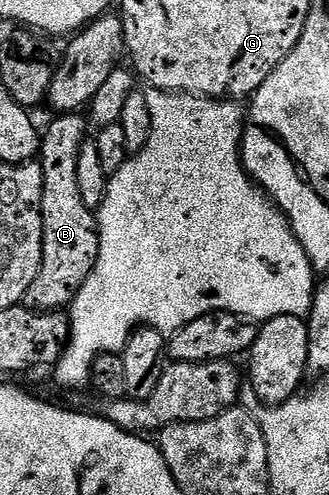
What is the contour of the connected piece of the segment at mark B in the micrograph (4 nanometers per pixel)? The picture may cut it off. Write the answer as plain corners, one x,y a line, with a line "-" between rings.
77,112
57,114
41,132
41,150
39,163
43,170
43,198
41,213
43,214
43,262
39,266
39,274
35,274
35,282
27,290
23,301
24,307
38,312
56,312
65,310
79,294
83,282
91,274
95,262
99,258
99,230
94,209
83,202
83,194
79,194
79,150
87,138
85,120

